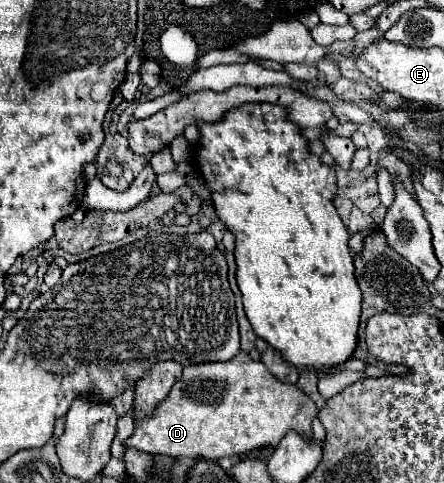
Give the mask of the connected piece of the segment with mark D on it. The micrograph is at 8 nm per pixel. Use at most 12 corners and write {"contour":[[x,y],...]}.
{"contour":[[241,351],[185,367],[125,447],[217,461],[311,439],[317,405]]}

